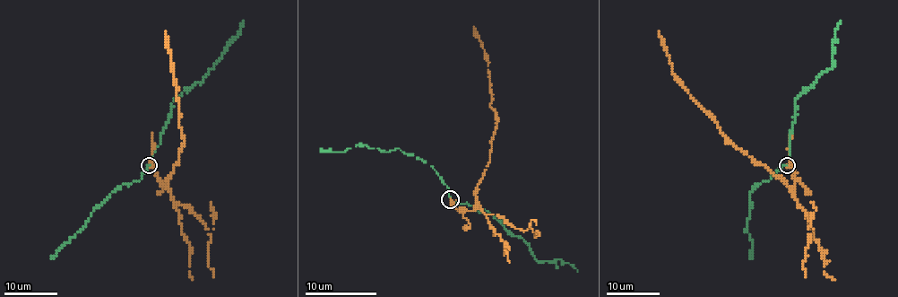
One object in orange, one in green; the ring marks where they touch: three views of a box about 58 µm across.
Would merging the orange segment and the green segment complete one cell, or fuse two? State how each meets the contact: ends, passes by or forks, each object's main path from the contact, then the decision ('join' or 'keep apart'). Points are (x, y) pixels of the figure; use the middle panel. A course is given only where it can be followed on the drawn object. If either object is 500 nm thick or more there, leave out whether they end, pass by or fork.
orange via (450, 200), (459, 211), (475, 207), (496, 126), (487, 56), (473, 26) | green via (450, 200), (484, 209), (511, 234), (522, 238), (538, 261), (552, 263), (559, 259), (577, 272) | keep apart

